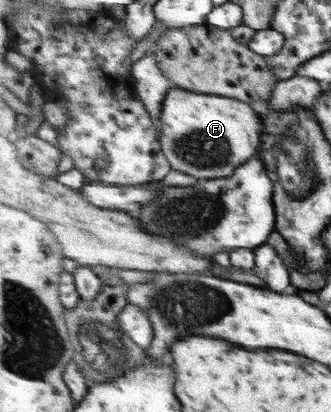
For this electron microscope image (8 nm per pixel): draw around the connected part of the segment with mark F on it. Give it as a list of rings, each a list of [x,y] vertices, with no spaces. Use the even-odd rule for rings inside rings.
[[[173,87],[165,97],[162,112],[160,112],[160,121],[163,126],[163,133],[160,133],[161,146],[173,169],[193,176],[197,180],[232,176],[238,165],[246,163],[262,147],[262,132],[260,131],[263,125],[260,108],[249,102],[240,101],[238,98],[220,94],[196,93]]]

